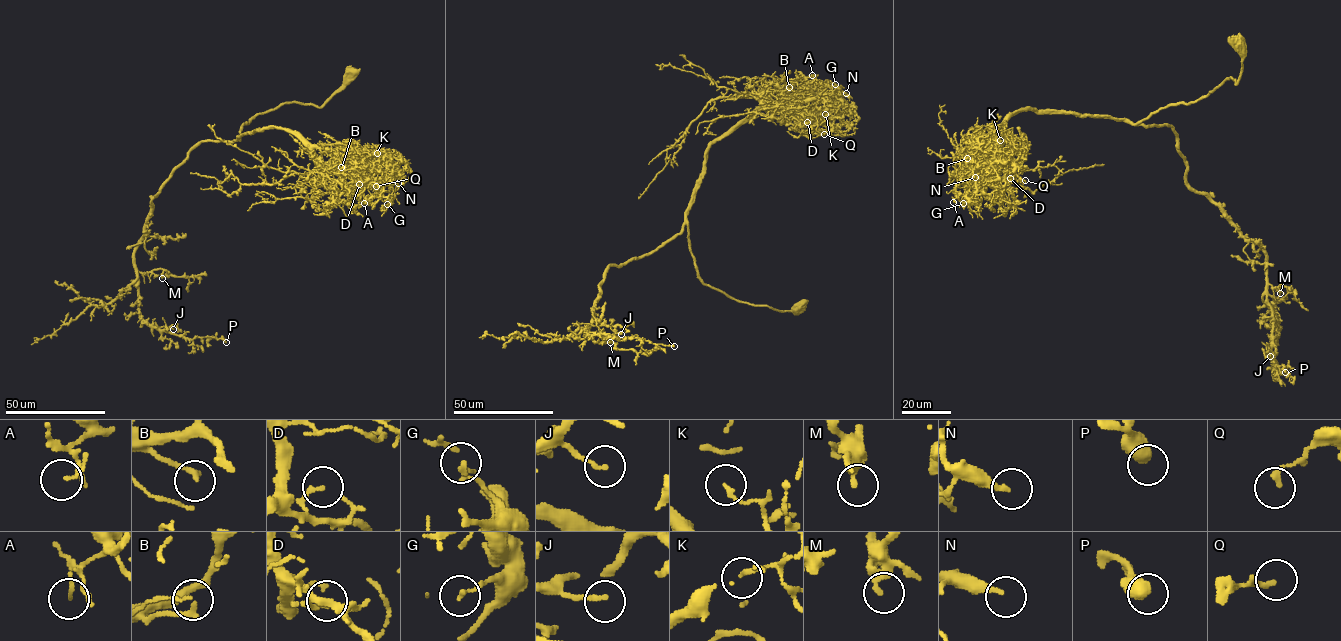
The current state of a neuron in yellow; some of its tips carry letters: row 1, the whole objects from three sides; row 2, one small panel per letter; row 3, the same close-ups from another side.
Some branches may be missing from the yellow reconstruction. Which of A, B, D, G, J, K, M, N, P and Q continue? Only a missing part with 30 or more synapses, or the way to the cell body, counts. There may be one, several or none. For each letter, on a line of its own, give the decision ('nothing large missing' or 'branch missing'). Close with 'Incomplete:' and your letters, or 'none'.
A: nothing large missing
B: nothing large missing
D: nothing large missing
G: nothing large missing
J: nothing large missing
K: nothing large missing
M: nothing large missing
N: branch missing
P: nothing large missing
Q: nothing large missing
Incomplete: N

